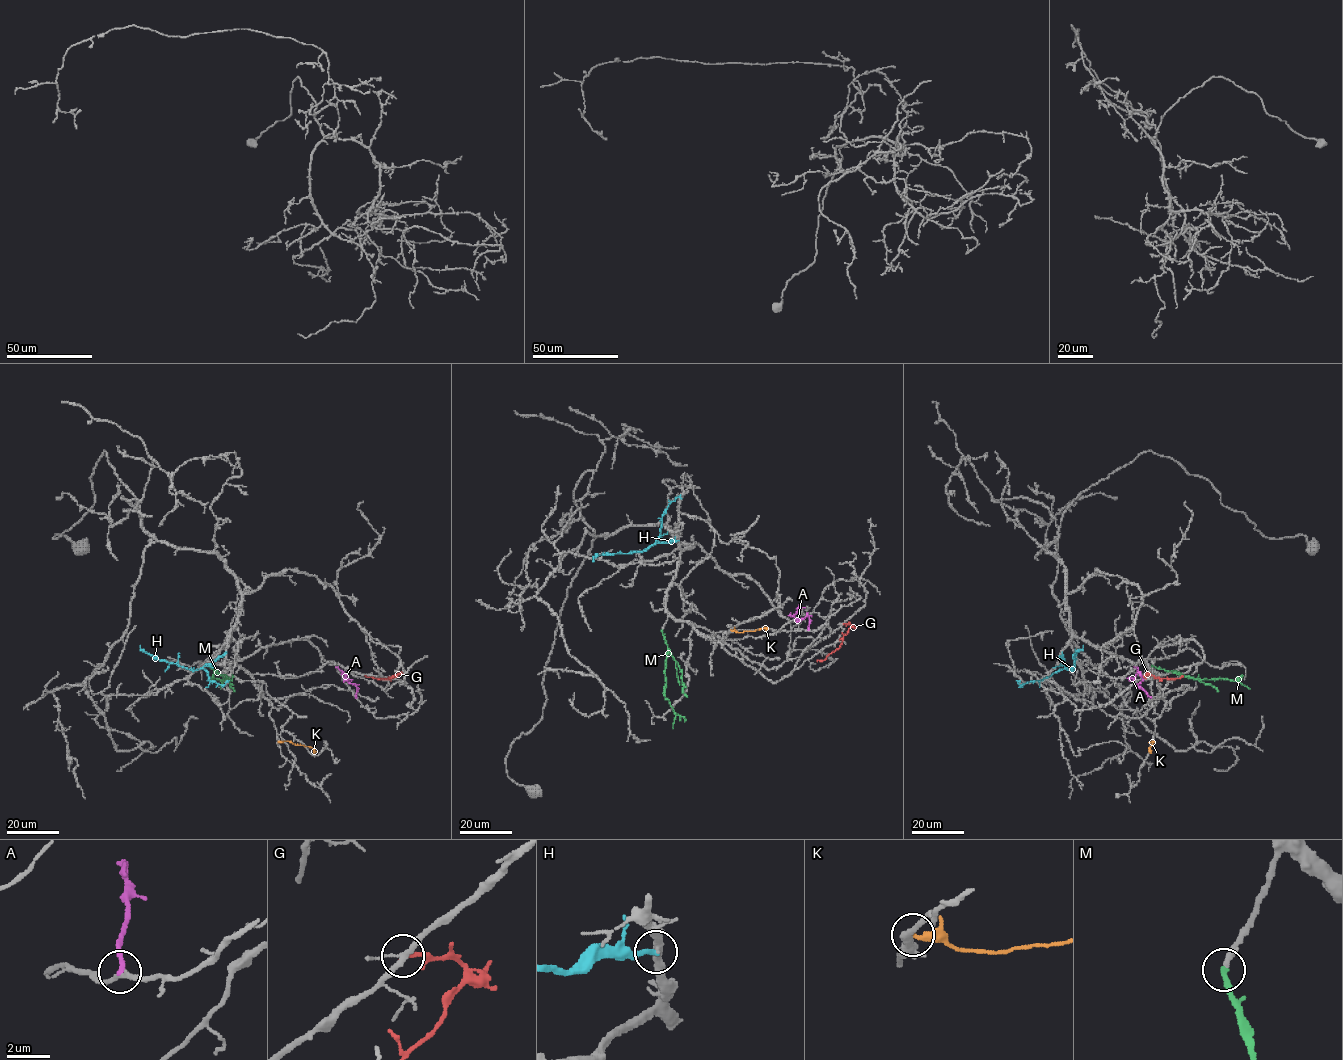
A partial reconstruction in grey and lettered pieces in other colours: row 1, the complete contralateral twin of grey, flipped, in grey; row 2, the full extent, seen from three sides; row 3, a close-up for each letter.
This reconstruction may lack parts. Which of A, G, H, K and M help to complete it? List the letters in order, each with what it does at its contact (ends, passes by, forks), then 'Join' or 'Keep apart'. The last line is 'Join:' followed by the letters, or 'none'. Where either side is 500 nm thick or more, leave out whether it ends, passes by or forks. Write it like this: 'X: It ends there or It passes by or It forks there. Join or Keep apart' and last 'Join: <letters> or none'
A: It ends there. Keep apart
G: It ends there. Keep apart
H: It ends there. Keep apart
K: It ends there. Keep apart
M: It ends there. Join
Join: M

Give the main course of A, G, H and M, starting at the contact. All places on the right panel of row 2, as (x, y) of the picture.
A: (1151, 697), (1138, 685), (1142, 680), (1138, 672), (1128, 680)
G: (1145, 678), (1148, 674), (1170, 679), (1182, 675)
H: (1062, 653), (1064, 666), (1071, 670), (1083, 645)
M: (1151, 665), (1191, 678), (1237, 680), (1249, 688)

